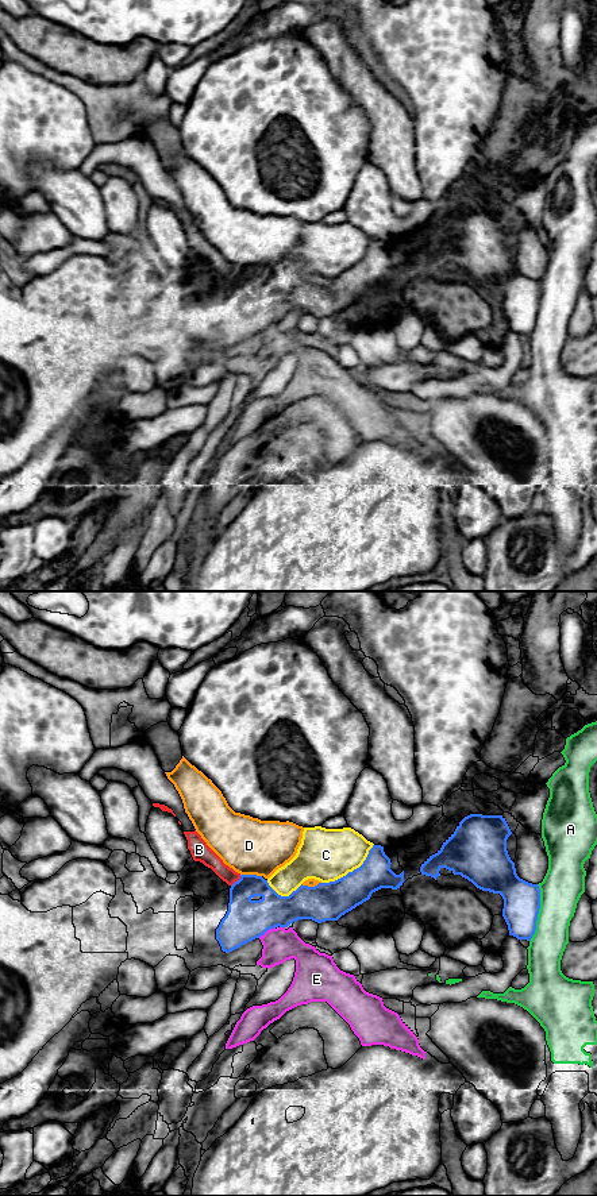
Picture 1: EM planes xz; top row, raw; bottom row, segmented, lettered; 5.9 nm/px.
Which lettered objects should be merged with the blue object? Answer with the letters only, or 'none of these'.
none of these

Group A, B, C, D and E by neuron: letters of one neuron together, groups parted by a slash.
A / B E / C / D

